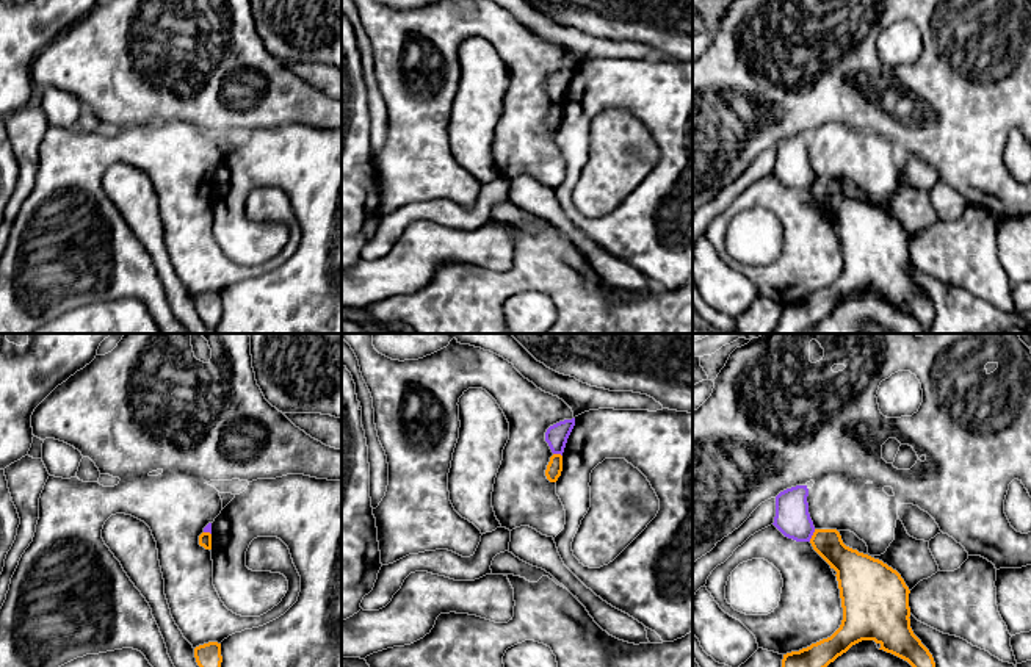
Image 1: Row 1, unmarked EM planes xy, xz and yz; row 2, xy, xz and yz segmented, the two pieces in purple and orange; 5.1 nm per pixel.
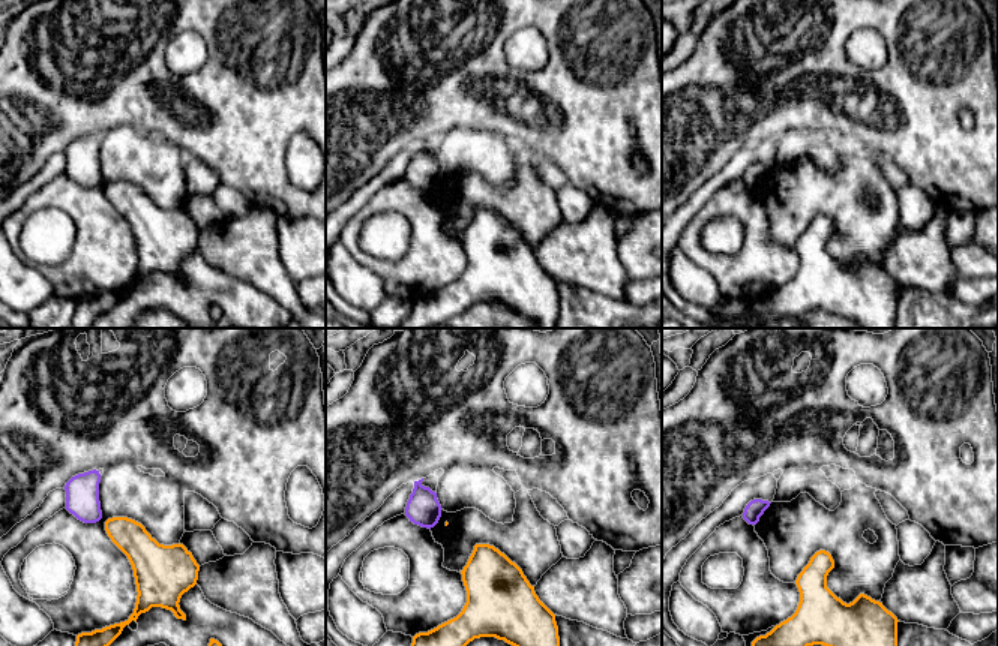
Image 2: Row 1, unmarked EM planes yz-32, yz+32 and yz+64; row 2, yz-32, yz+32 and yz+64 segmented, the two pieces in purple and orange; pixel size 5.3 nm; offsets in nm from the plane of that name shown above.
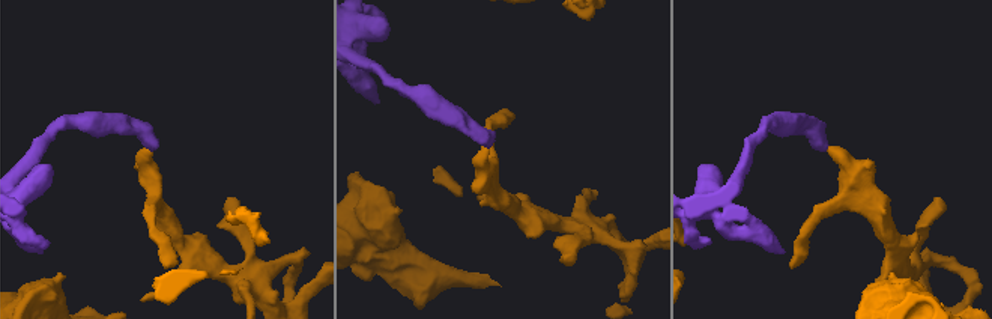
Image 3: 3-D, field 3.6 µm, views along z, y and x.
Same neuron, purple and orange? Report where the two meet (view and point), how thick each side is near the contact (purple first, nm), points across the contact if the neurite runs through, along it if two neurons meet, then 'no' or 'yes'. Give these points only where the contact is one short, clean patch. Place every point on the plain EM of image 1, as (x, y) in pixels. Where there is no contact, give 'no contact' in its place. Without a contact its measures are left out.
meets purple in yz at (812, 183); 180 nm thick on the purple side, 160 nm on the other; border along yz (815, 179), (809, 190); no

